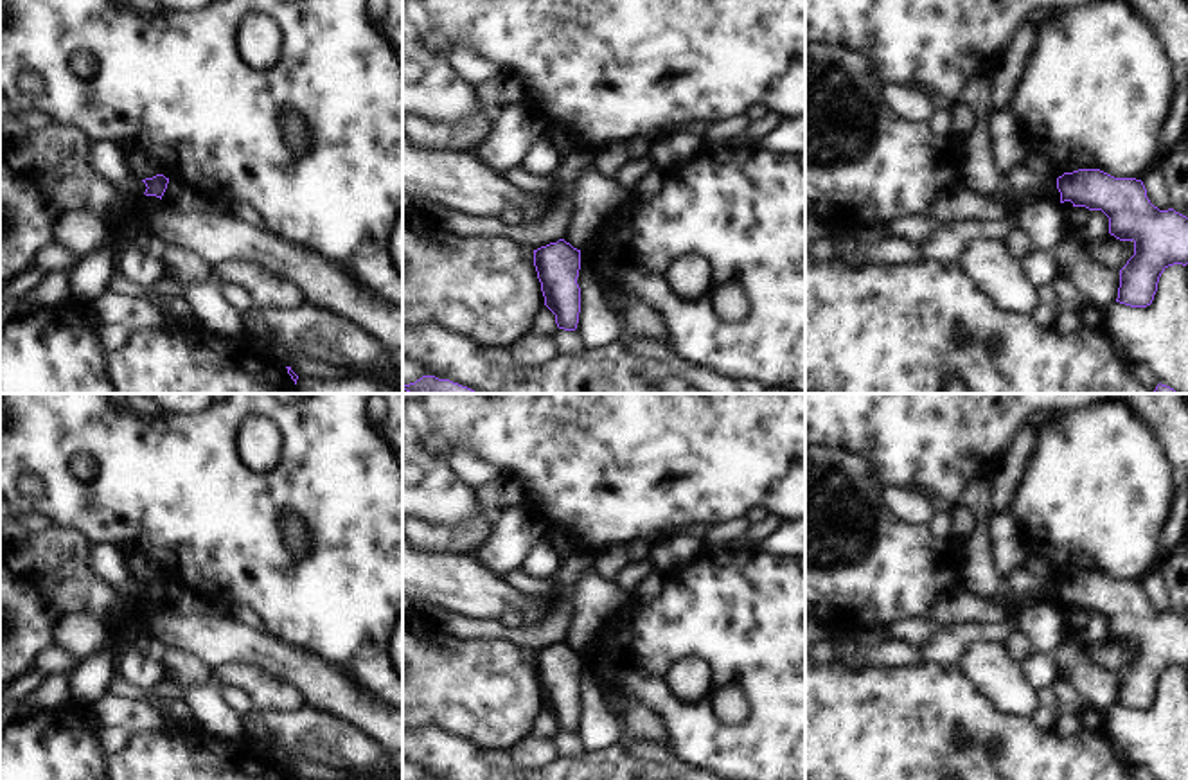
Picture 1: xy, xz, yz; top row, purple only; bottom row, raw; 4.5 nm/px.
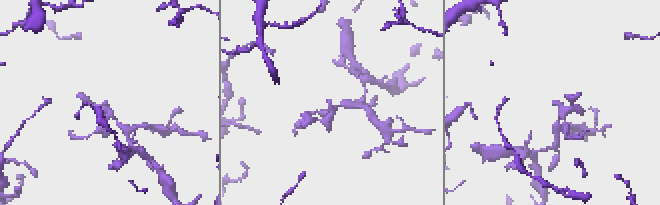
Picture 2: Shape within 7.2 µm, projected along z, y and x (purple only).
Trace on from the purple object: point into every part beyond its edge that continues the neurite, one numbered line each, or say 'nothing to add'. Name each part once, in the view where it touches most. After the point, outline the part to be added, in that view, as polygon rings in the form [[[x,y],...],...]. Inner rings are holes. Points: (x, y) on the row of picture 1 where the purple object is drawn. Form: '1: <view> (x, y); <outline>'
nothing to add

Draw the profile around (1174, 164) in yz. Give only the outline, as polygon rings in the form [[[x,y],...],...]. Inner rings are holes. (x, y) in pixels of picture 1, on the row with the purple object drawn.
[[[1188,133],[1161,156],[1161,169],[1172,192],[1172,208],[1188,217]]]

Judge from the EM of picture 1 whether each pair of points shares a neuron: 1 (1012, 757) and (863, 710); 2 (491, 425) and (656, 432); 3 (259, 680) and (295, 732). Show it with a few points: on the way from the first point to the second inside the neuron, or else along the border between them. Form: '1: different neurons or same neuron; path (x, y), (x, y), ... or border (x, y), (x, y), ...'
1: same neuron; path (984, 723), (966, 712), (903, 712)
2: same neuron; path (532, 425), (552, 425), (585, 435), (615, 432)
3: different neurons; border (306, 703), (281, 712), (252, 710)

